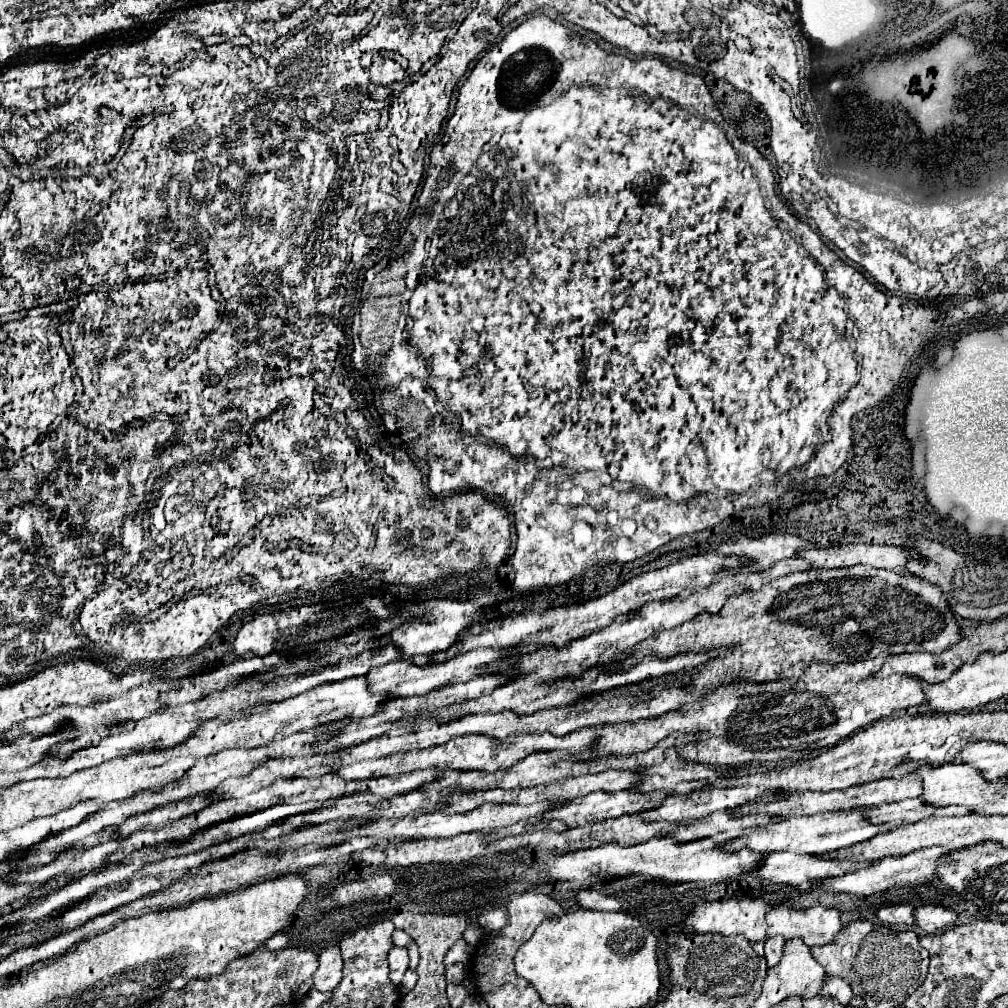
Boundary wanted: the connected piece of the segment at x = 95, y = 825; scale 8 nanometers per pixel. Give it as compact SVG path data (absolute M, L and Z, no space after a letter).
M263 747L252 749L228 749L217 754L201 758L180 781L174 781L162 789L156 789L152 791L146 791L143 794L136 794L136 796L124 801L113 801L108 803L105 807L89 815L79 825L52 835L48 837L46 841L42 841L38 847L30 849L28 853L38 853L38 851L44 851L44 849L56 849L60 845L70 844L77 842L78 840L84 840L84 829L105 829L108 825L119 825L117 820L126 820L129 817L137 814L146 813L152 809L160 806L168 805L168 803L178 802L184 797L190 797L190 795L198 795L202 791L208 791L208 789L215 789L221 782L225 781L228 777L240 777L248 775L255 767L267 761L272 755L263 753Z

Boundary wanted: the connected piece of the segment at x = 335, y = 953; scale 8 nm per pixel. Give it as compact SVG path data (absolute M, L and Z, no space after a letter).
M340 945L326 947L318 959L318 971L314 973L316 991L334 991L342 979L342 951Z

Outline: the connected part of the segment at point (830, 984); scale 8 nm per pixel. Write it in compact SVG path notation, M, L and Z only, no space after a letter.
M826 975L824 977L824 985L820 989L820 995L826 995L826 997L834 997L838 999L842 1005L848 1005L850 999L852 999L852 987L840 979L840 977L832 977L832 975Z

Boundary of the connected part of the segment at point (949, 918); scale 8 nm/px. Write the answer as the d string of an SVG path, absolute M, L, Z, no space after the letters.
M924 905L914 909L914 925L924 929L926 933L946 931L954 923L956 923L956 915L950 909L936 905Z

